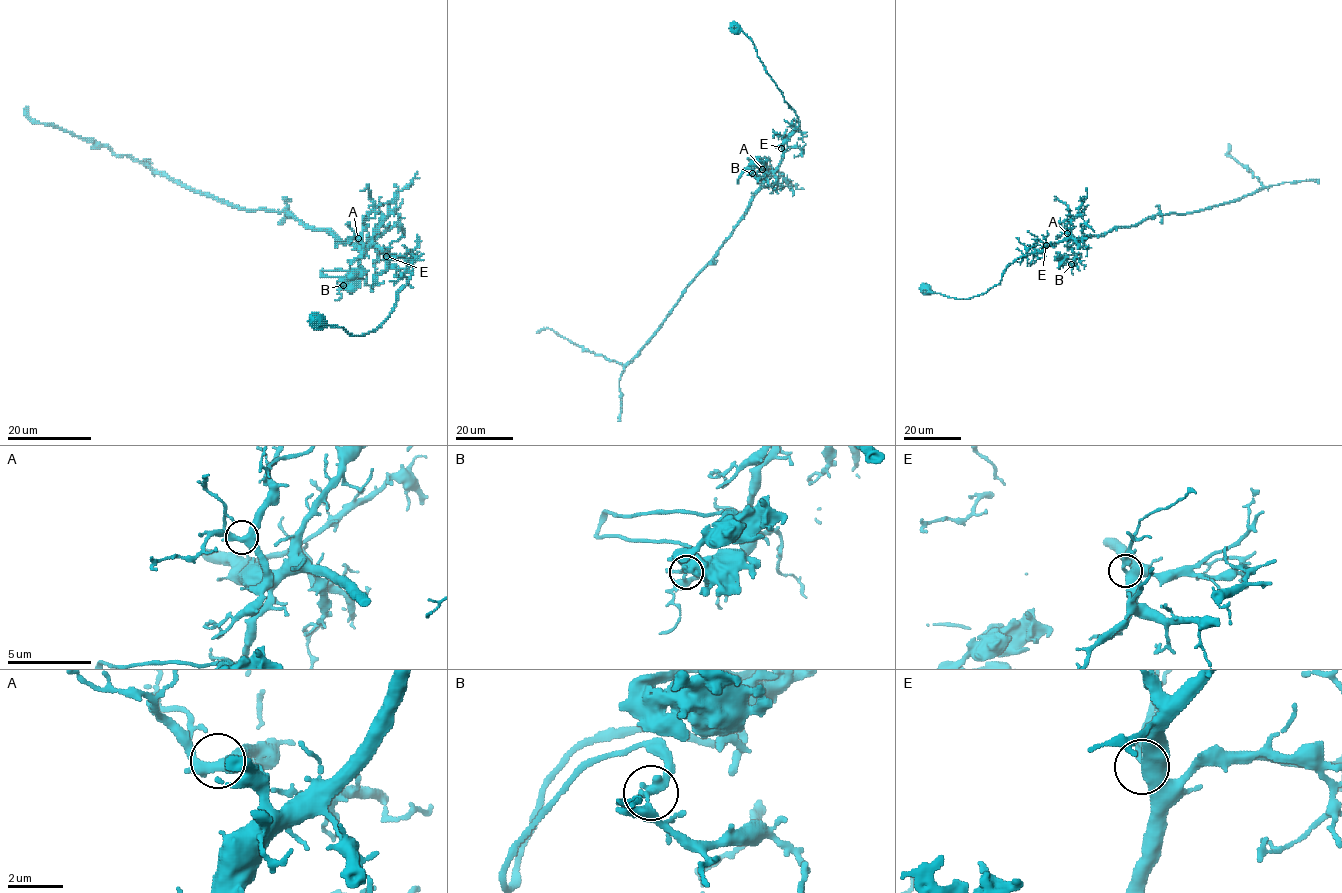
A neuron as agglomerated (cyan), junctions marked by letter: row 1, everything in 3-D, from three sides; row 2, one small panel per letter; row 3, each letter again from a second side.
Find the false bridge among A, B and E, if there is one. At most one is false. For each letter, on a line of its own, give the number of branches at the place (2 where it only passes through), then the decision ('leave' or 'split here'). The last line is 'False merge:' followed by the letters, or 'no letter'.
A: 3 branches meet; leave
B: 3 branches meet; split here
E: 3 branches meet; leave
False merge: B

